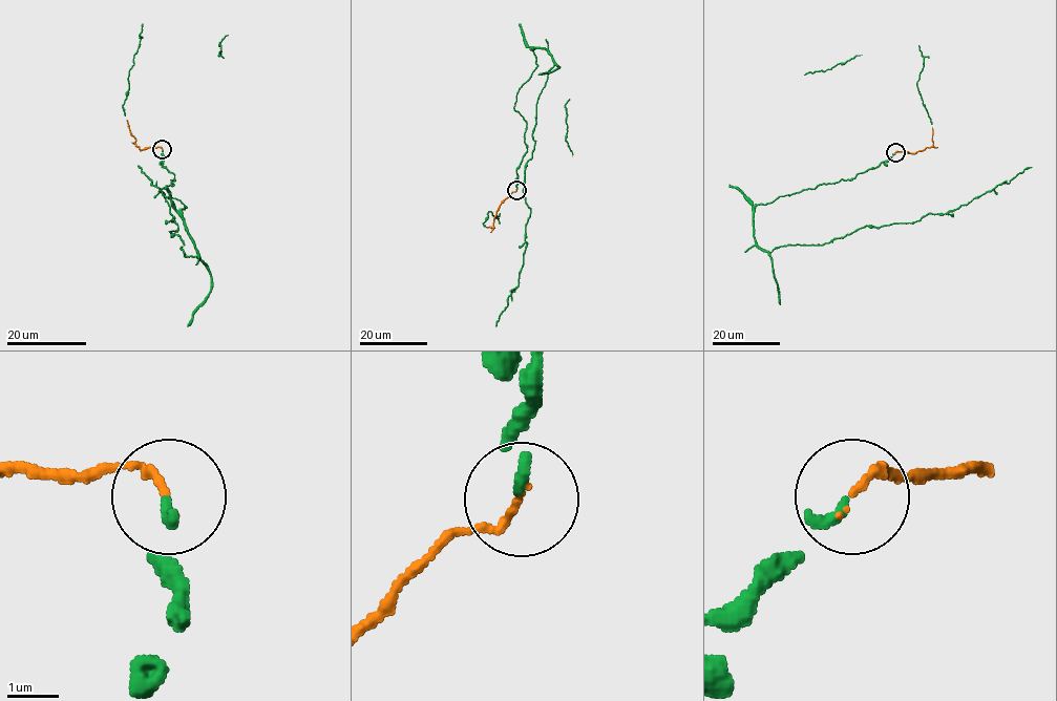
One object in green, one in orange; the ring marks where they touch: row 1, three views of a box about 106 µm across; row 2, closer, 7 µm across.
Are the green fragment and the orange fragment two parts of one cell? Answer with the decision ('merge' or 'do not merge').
merge

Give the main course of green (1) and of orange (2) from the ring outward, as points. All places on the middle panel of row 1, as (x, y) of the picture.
1: (516, 189), (526, 122), (513, 107), (543, 47), (553, 65), (525, 170), (526, 248), (495, 326)
2: (516, 189), (500, 205), (494, 228), (486, 227)

